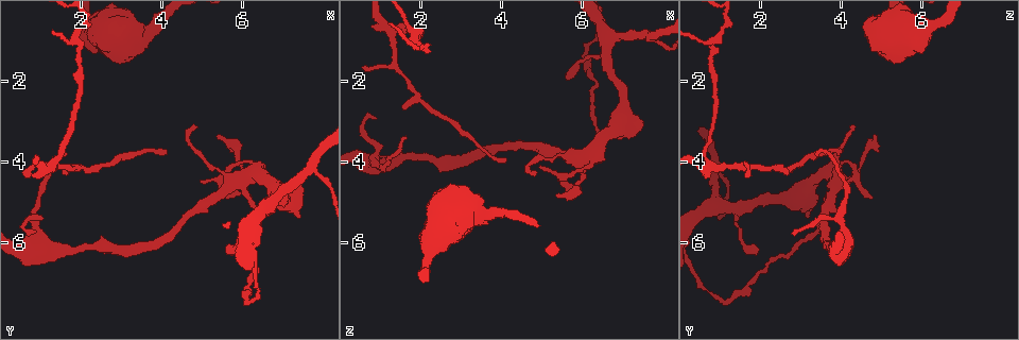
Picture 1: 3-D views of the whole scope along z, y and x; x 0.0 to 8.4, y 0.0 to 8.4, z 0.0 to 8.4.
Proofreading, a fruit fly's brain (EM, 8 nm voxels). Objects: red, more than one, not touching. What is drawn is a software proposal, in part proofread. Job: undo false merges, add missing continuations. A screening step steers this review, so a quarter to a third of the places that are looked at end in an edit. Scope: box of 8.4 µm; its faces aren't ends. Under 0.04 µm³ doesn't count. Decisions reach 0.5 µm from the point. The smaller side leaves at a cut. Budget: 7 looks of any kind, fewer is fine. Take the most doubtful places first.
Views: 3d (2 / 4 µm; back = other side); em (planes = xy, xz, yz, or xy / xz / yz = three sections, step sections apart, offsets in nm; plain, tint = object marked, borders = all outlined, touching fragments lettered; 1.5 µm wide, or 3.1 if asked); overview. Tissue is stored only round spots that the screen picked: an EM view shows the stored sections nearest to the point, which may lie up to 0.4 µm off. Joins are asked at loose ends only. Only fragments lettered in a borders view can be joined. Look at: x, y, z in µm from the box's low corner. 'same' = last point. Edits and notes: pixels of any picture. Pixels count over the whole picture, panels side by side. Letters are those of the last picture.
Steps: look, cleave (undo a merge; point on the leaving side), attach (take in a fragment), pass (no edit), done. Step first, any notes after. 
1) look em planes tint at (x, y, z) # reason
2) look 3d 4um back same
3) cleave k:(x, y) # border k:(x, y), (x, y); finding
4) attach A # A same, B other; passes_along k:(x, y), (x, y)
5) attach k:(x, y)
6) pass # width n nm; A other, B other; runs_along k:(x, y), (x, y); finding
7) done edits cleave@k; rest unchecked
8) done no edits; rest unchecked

look em yz step 8 plain at (1.85, 1.05, 0.85) # arms part here

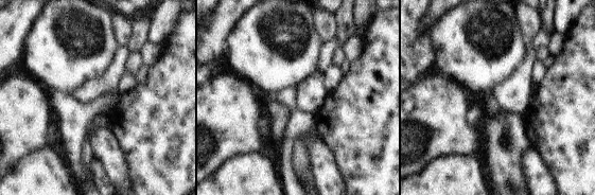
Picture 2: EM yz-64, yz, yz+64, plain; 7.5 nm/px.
look em yz step 8 tint same # with the object marked

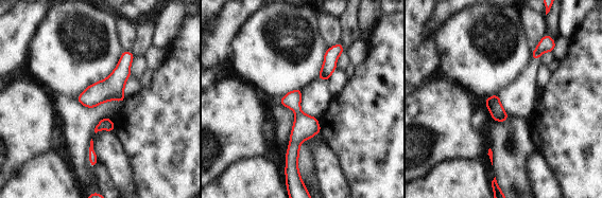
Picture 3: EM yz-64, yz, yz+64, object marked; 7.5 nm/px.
look em yz step 8 borders same

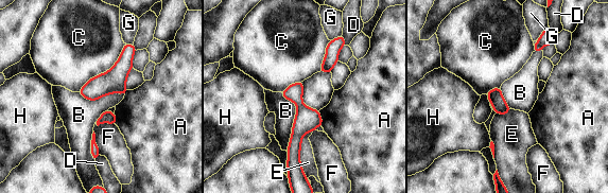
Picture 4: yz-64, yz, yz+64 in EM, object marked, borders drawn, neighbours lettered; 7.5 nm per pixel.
pass # A other, B other, C other, D other, E other, F other, G other, H other; all the same neuron

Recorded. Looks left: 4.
look 3d 2um at (6.60, 5.05, 0.95) # three-way junction

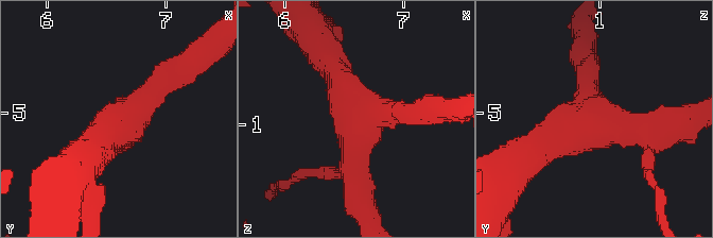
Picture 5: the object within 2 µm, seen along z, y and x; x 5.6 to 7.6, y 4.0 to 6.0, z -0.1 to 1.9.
look em planes borders at (6.60, 5.12, 0.92) # now the EM

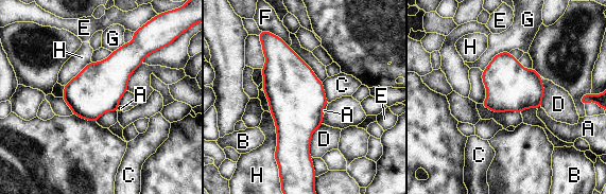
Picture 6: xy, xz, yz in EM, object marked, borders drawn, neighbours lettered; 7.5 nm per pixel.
pass # A other, B other, C other, D other, E other, F other, G other, H other; arms 3; border 6:(270, 112), (279, 168); one neuron here

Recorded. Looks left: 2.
done no edits; rest unchecked

